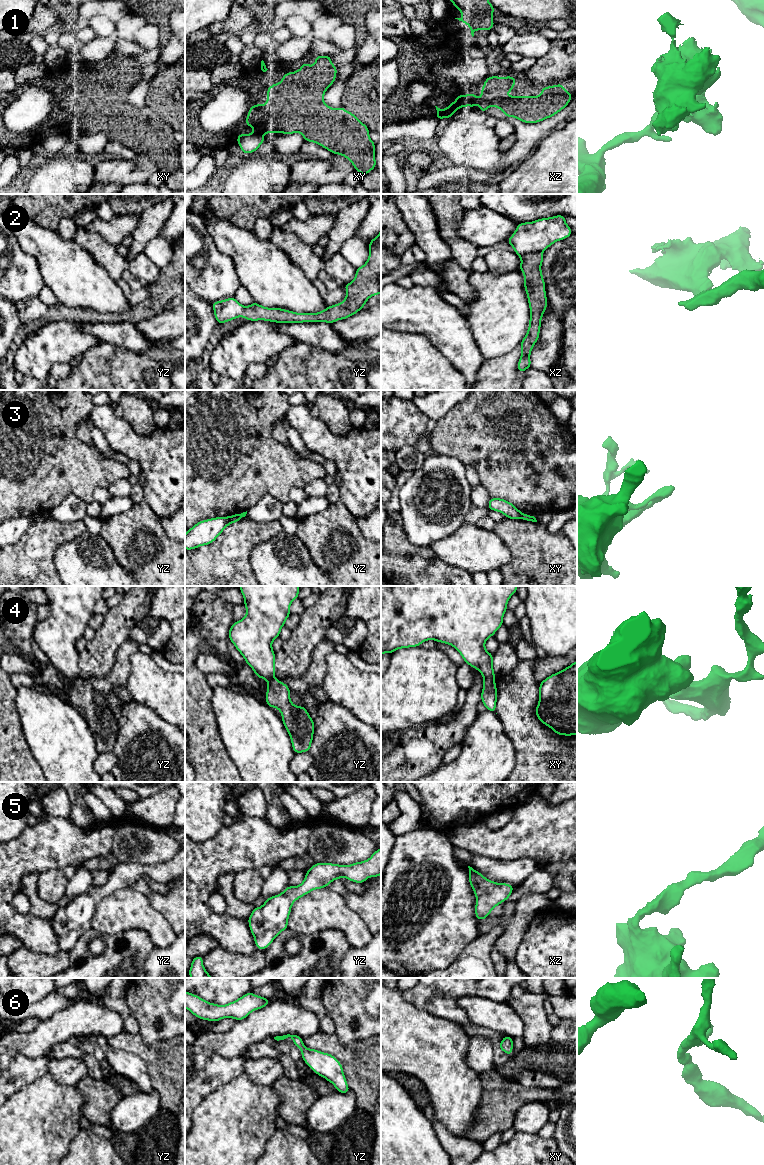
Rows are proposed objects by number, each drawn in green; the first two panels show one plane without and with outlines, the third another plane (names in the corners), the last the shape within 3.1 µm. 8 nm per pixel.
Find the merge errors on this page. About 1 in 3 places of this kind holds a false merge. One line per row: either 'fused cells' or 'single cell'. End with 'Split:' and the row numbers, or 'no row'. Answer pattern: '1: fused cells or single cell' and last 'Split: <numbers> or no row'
1: fused cells
2: single cell
3: fused cells
4: fused cells
5: single cell
6: single cell
Split: 1, 3, 4

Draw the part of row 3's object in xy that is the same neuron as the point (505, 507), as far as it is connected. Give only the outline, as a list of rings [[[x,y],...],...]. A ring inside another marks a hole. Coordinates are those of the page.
[[[490,498],[488,509],[504,514],[508,519],[521,519],[523,513],[511,502],[501,498]]]

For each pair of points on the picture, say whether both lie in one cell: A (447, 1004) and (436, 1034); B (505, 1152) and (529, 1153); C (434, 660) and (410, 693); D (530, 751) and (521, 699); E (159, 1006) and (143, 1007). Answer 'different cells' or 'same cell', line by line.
A: different cells
B: same cell
C: same cell
D: same cell
E: same cell

